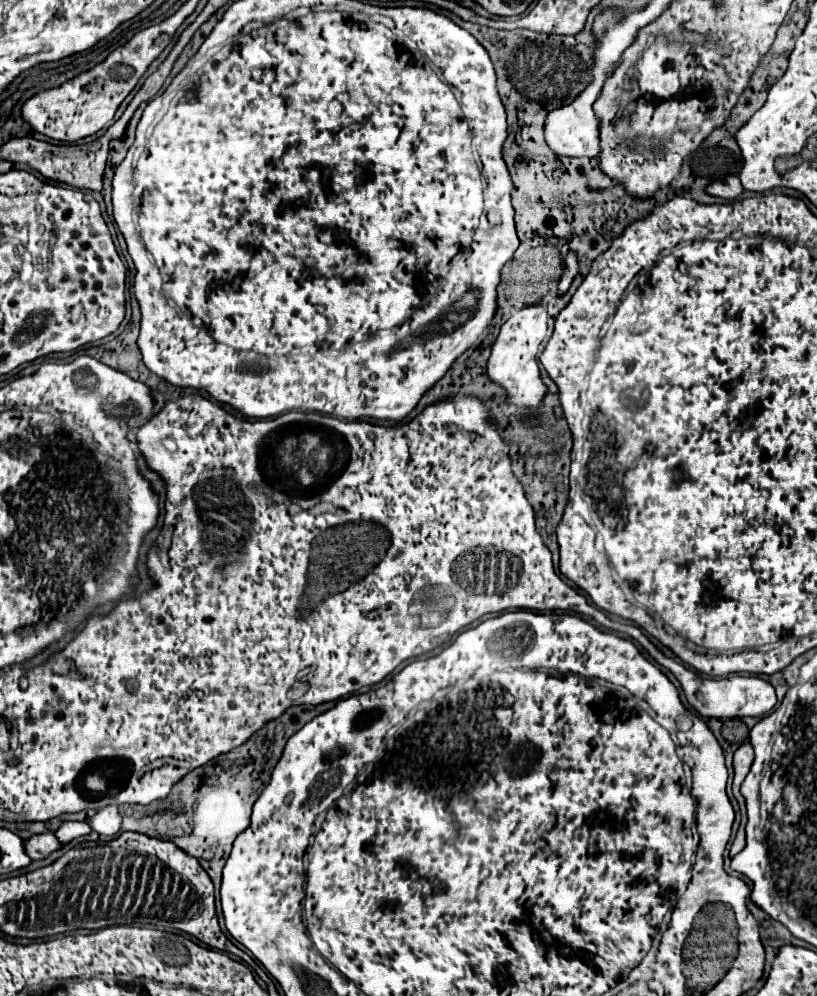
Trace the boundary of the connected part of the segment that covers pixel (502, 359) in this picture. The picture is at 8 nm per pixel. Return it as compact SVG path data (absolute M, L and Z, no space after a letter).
M530 305L516 311L500 329L500 335L492 347L488 359L488 375L494 383L502 385L508 391L508 403L518 405L520 409L536 409L546 395L546 387L540 379L538 369L538 351L544 341L548 327L548 315L542 305Z

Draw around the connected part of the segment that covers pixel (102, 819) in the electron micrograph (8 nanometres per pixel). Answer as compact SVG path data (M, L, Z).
M104 807L104 811L98 811L92 817L90 827L100 835L116 837L122 831L122 817L120 817L116 807Z

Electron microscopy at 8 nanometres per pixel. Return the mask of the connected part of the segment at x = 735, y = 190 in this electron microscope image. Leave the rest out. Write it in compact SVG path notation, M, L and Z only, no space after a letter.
M730 175L728 179L720 179L720 181L714 181L706 187L706 193L708 195L714 195L714 197L722 197L722 199L736 199L742 195L742 183L736 175Z

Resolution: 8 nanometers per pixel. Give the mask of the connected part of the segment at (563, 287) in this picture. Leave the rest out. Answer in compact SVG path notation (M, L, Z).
M568 251L568 255L564 257L564 271L562 271L562 277L560 277L560 281L558 281L556 295L564 295L564 293L570 289L574 277L576 277L578 273L580 273L580 269L578 269L576 253L574 253L574 251Z

